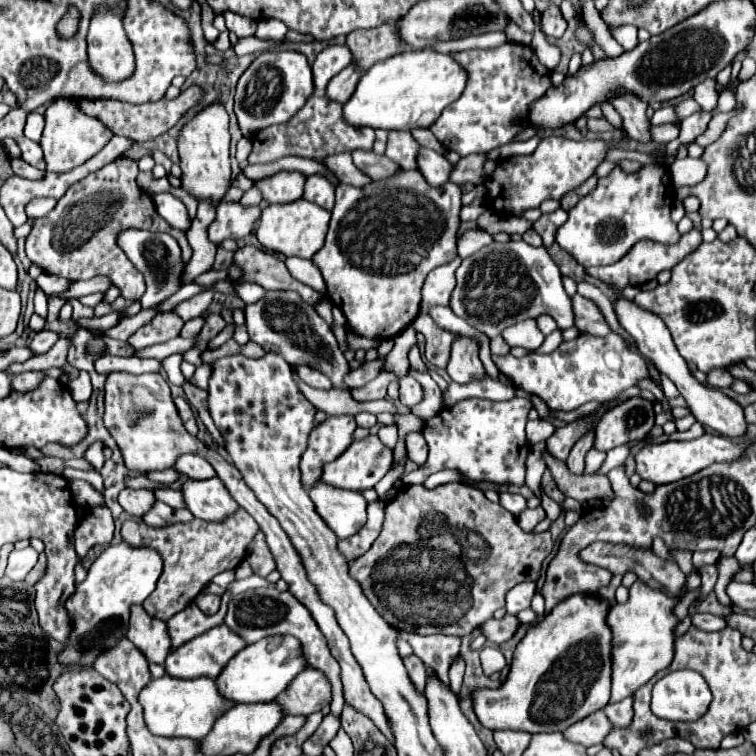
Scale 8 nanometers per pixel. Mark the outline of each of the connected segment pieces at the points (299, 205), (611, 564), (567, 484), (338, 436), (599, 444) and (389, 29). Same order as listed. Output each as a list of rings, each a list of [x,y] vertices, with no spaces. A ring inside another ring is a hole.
[[[299,198],[289,204],[269,204],[263,210],[257,226],[257,240],[269,252],[279,252],[283,256],[311,258],[315,252],[323,248],[329,218],[331,218],[331,212],[323,210],[313,202],[307,202],[305,198]]]
[[[593,542],[579,552],[579,558],[593,566],[611,570],[613,574],[625,574],[627,570],[633,570],[639,578],[643,578],[643,582],[649,582],[649,586],[659,586],[659,590],[667,590],[669,594],[677,594],[683,588],[685,574],[679,570],[679,566],[675,566],[675,562],[671,560],[659,558],[651,548],[635,548],[635,546],[613,544],[613,542]]]
[[[545,454],[545,462],[547,462],[547,468],[551,470],[559,490],[565,496],[571,496],[579,502],[587,502],[587,500],[595,500],[595,498],[607,498],[607,500],[615,498],[607,476],[599,476],[599,474],[575,476],[567,470],[565,462],[555,462],[555,458],[551,458],[549,454]]]
[[[333,416],[315,426],[309,438],[309,446],[301,458],[301,482],[307,490],[321,480],[323,466],[347,450],[347,446],[353,442],[353,430],[353,416]]]
[[[631,398],[603,416],[603,422],[599,422],[595,430],[595,448],[607,452],[629,440],[641,440],[651,432],[653,424],[653,402]]]
[[[383,24],[371,30],[355,30],[347,34],[347,48],[363,72],[369,70],[375,62],[405,52],[405,44],[395,24]]]

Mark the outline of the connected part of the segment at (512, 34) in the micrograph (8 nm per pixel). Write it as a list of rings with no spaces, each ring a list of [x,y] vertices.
[[[509,22],[505,34],[507,34],[507,40],[509,40],[509,42],[531,42],[531,40],[533,40],[533,34],[521,30],[515,22]]]

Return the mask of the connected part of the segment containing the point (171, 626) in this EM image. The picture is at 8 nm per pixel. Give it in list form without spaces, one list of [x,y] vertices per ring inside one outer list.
[[[223,594],[221,598],[221,608],[215,616],[205,616],[201,610],[197,610],[197,604],[187,606],[185,610],[181,610],[179,614],[171,616],[165,624],[167,624],[167,634],[171,638],[171,650],[179,648],[181,644],[193,640],[195,636],[207,632],[213,626],[223,624],[225,612],[227,612],[227,602],[229,602],[229,594]]]

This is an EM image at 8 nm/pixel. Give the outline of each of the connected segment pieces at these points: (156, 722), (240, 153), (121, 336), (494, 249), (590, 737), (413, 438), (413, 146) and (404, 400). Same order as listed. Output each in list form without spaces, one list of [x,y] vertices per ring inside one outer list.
[[[163,676],[159,680],[151,680],[143,692],[139,694],[139,702],[145,710],[145,722],[155,736],[175,736],[175,738],[205,738],[215,720],[223,716],[235,702],[225,700],[215,686],[215,678],[199,676],[193,680]]]
[[[243,136],[237,144],[235,157],[241,167],[247,164],[247,158],[252,150],[252,139]]]
[[[149,308],[149,310],[141,310],[139,314],[135,314],[135,316],[127,316],[127,318],[123,318],[117,326],[113,326],[113,328],[109,328],[109,330],[93,330],[93,328],[89,328],[89,332],[93,332],[93,334],[105,334],[105,336],[109,336],[109,338],[117,338],[117,340],[127,340],[139,326],[143,326],[143,324],[147,324],[153,316],[157,314],[157,310],[155,308]]]
[[[511,240],[507,244],[491,242],[465,258],[457,268],[457,286],[451,294],[449,306],[467,324],[475,326],[489,338],[495,338],[515,322],[537,318],[541,314],[553,316],[563,330],[573,324],[571,298],[563,290],[557,264],[543,246],[533,248],[523,240]]]
[[[603,710],[595,712],[595,714],[589,714],[587,718],[579,720],[577,724],[569,726],[563,736],[569,740],[569,742],[575,742],[575,744],[583,744],[583,746],[593,746],[593,744],[601,744],[603,738],[611,732],[613,724],[609,722],[609,718],[605,716]]]
[[[409,434],[407,436],[407,456],[417,466],[423,466],[423,462],[427,460],[427,442],[421,434]]]
[[[389,130],[389,140],[385,148],[385,156],[399,164],[405,170],[417,168],[415,158],[417,158],[419,144],[407,130]]]
[[[411,376],[401,378],[401,382],[399,382],[399,400],[401,400],[401,404],[411,408],[421,400],[421,396],[423,396],[423,392],[421,392],[421,386],[419,386],[417,380],[413,380]]]

